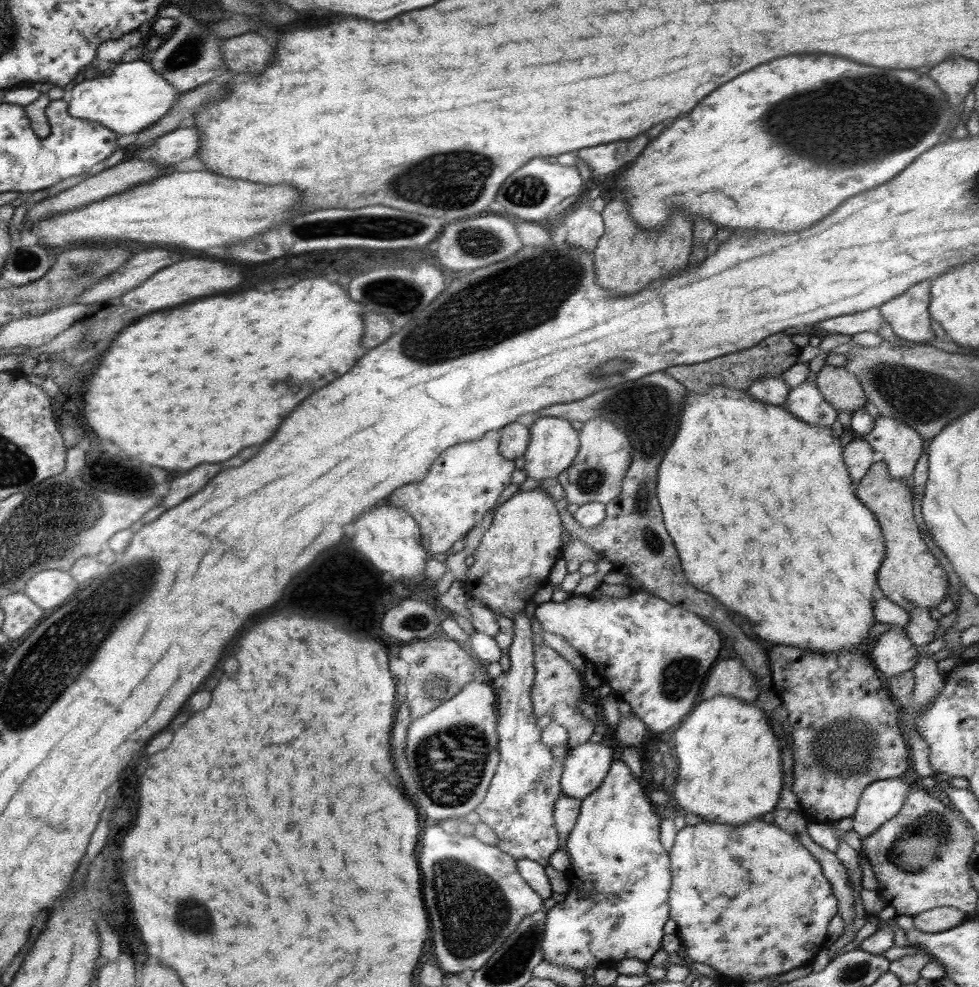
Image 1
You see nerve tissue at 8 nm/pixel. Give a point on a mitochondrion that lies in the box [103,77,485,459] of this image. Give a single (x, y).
(321, 224)

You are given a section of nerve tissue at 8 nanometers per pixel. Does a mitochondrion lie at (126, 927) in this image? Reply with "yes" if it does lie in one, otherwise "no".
no

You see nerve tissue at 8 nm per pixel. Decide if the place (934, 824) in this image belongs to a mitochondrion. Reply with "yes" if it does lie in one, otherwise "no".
yes

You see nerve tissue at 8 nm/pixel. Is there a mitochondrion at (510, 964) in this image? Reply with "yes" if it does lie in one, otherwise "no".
yes

